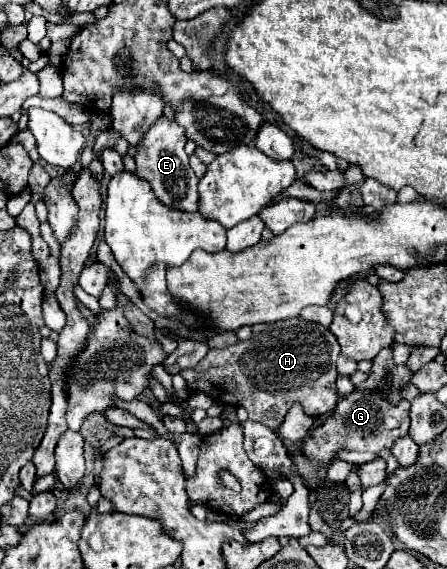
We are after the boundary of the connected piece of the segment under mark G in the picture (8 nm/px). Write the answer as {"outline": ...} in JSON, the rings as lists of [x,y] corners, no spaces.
{"outline":[[[352,391],[346,399],[338,401],[334,413],[312,431],[312,437],[304,439],[302,453],[312,463],[324,463],[338,459],[340,449],[346,451],[368,451],[380,453],[382,449],[392,449],[398,437],[408,435],[410,427],[410,401],[400,401],[398,405],[390,405],[382,401],[378,391]]]}

